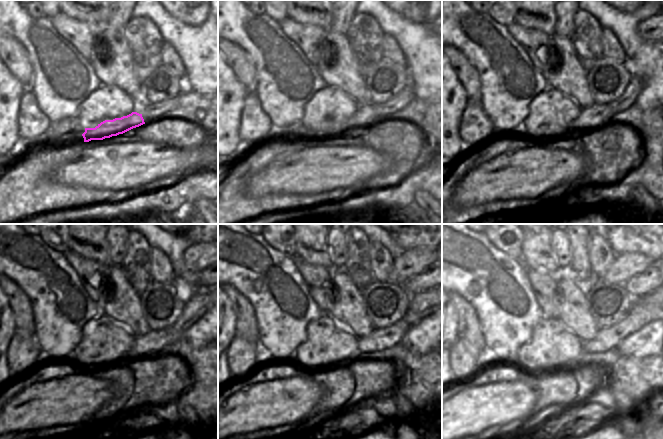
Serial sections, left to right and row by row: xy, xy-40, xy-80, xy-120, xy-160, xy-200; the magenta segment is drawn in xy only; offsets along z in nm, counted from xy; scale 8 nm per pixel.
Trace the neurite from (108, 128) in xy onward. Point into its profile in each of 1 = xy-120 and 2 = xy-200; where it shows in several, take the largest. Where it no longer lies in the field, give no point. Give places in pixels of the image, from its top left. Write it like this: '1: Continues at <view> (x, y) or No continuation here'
1: Continues at xy-120 (152, 342)
2: Continues at xy-200 (642, 313)

